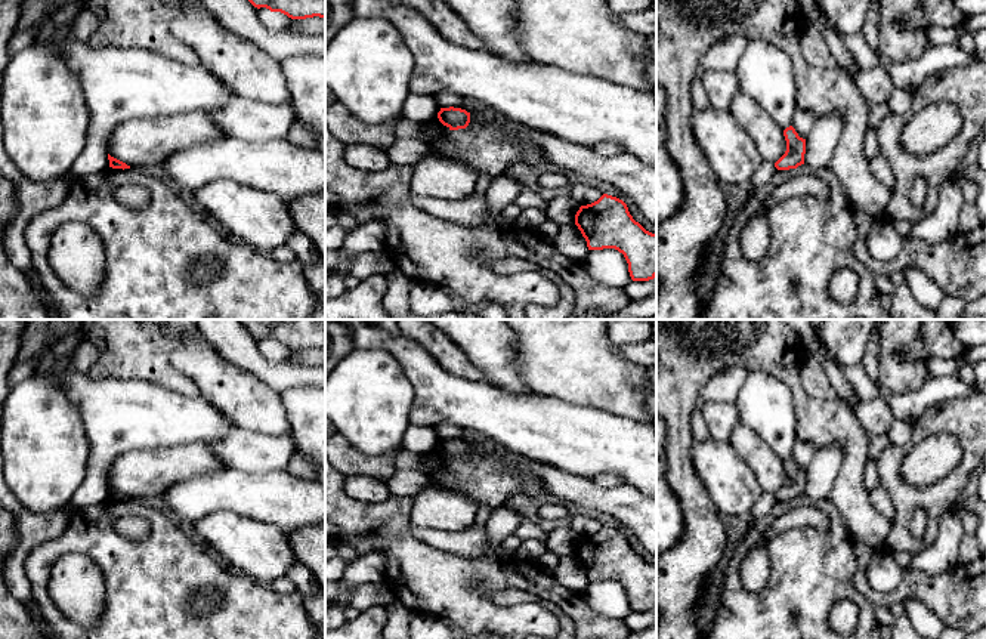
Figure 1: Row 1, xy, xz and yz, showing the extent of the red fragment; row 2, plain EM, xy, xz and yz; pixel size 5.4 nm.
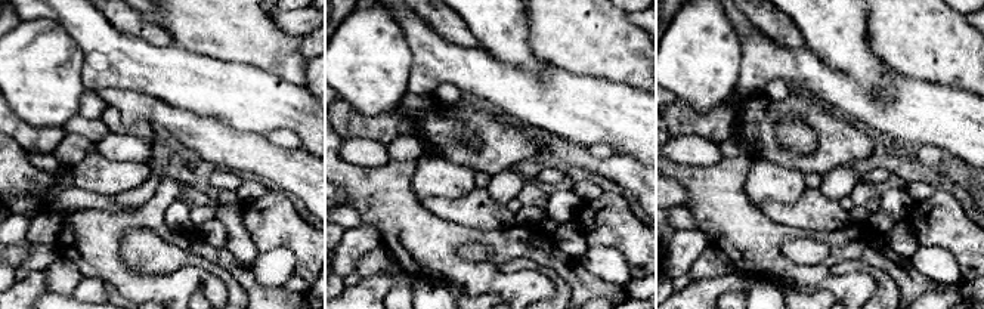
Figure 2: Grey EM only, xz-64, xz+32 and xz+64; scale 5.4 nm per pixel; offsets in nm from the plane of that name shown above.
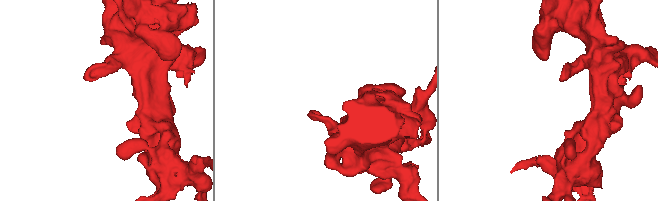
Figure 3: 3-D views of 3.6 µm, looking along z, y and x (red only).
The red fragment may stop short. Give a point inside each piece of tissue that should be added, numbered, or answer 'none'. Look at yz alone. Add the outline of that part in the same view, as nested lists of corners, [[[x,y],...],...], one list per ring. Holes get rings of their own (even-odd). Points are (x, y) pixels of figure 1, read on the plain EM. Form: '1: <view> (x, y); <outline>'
none

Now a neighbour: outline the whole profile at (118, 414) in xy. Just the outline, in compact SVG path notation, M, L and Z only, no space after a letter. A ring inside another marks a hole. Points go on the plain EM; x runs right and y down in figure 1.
M74 368L56 371L59 388L81 414L90 444L87 472L69 509L109 498L106 472L123 453L174 445L211 445L223 439L232 420L201 395L185 396L136 379L101 379Z

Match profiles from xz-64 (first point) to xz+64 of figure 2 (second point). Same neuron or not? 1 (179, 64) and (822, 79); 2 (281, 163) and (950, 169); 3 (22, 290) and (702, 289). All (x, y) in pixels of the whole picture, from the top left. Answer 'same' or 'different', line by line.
1: same
2: same
3: same

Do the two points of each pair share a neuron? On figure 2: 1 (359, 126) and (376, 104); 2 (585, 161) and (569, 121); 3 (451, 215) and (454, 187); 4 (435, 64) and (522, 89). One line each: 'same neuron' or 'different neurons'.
1: different neurons
2: different neurons
3: different neurons
4: same neuron

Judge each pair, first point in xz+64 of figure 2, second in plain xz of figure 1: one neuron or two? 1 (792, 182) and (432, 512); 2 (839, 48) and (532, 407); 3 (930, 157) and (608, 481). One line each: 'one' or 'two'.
1: one
2: two
3: one

